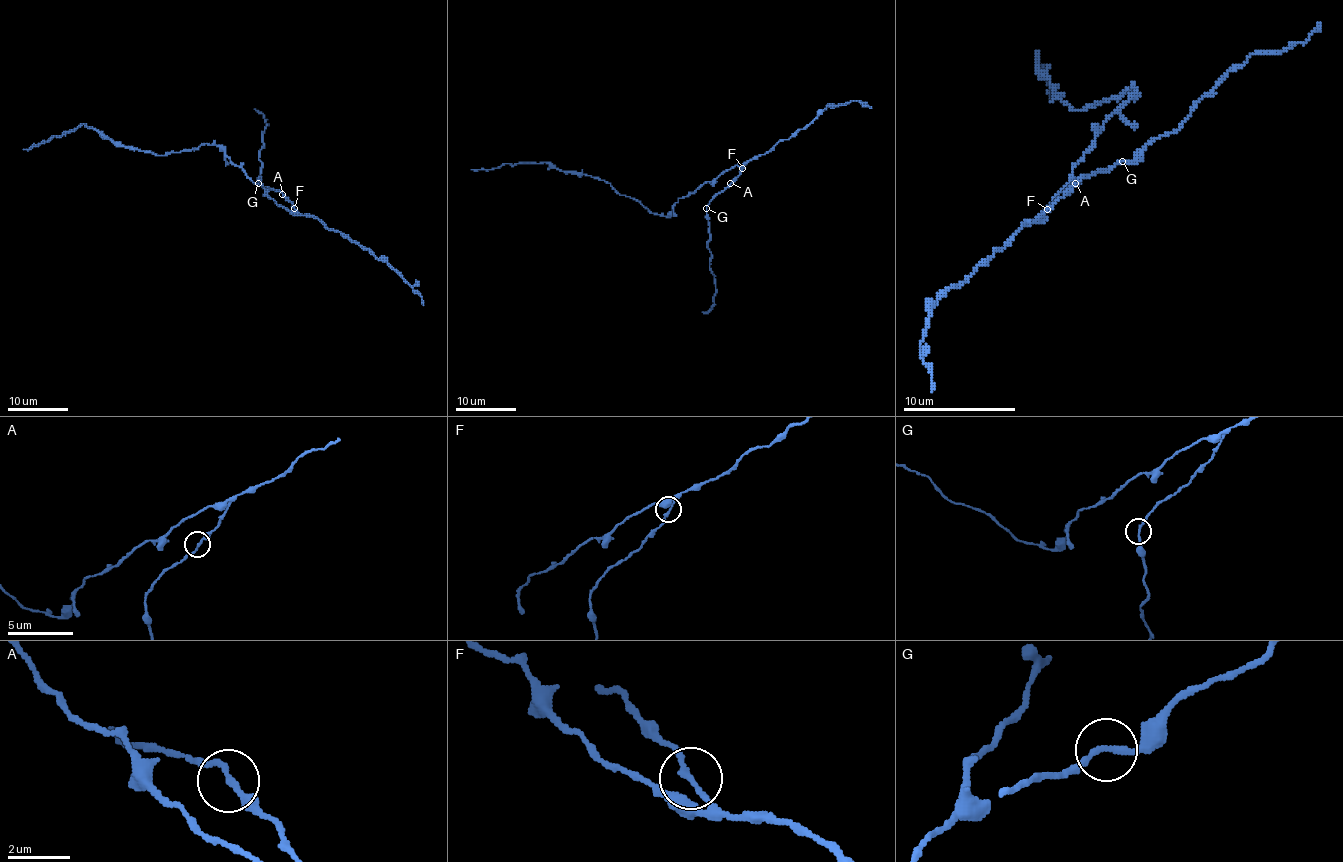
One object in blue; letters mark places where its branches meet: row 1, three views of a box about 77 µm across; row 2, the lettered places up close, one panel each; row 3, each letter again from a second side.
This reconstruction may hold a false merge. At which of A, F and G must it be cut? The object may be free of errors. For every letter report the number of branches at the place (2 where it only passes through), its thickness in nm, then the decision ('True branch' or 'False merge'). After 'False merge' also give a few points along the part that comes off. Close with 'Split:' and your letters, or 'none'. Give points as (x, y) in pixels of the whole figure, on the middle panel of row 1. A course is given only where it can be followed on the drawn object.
A: Branches: 2. Thickness 180 nm. True branch
F: Branches: 2. Thickness 170 nm. True branch
G: Branches: 2. Thickness 180 nm. False merge. Course of the part to remove: (706, 208), (709, 235), (706, 247), (711, 253), (709, 270), (714, 277), (715, 295), (714, 304), (702, 312)
Split: G

